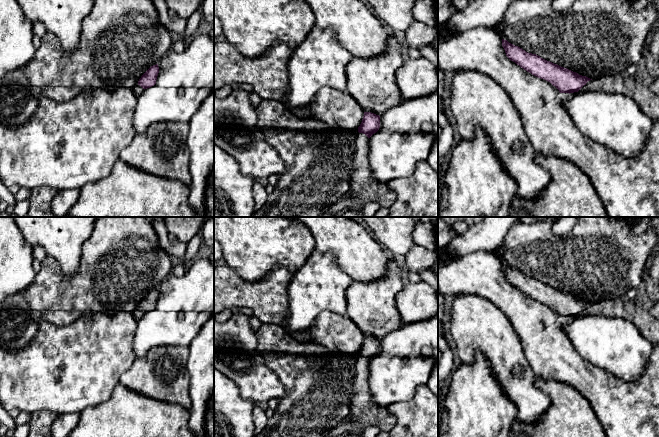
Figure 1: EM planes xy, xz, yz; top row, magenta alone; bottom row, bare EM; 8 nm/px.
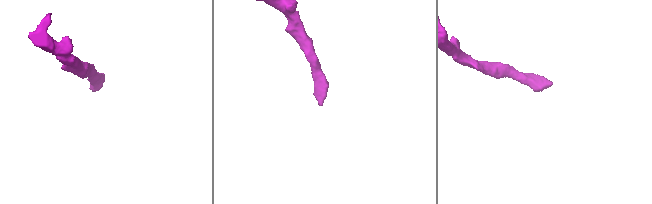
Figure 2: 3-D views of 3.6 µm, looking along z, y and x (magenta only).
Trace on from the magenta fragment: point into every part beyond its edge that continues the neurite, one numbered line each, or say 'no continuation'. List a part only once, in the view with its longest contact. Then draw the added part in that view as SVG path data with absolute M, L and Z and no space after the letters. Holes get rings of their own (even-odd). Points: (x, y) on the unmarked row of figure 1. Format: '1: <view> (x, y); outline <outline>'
1: yz (648, 326); outline M626 299L601 300L588 305L579 316L603 315L632 322L651 344L659 343L659 321L642 305Z

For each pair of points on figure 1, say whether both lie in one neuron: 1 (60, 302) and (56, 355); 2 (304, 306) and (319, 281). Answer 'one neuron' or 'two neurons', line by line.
1: two neurons
2: one neuron

